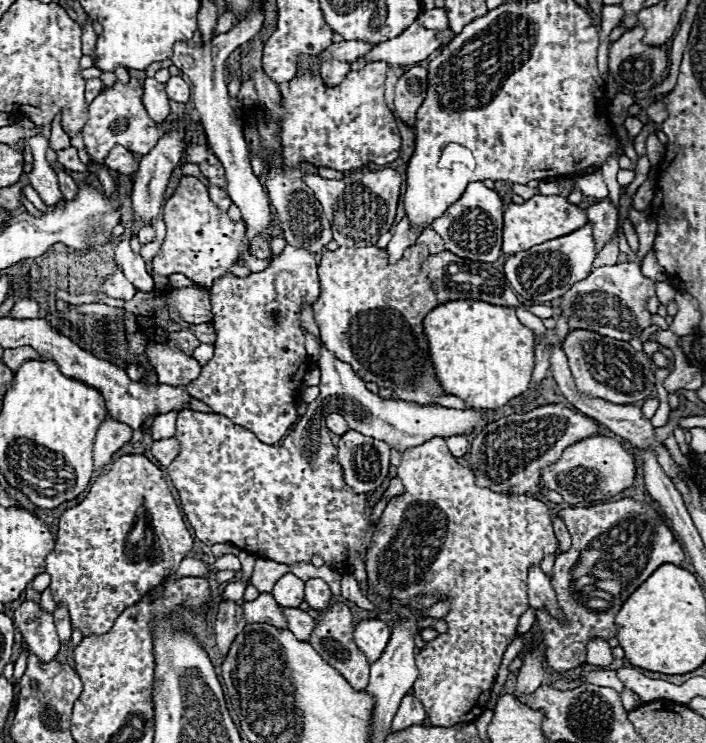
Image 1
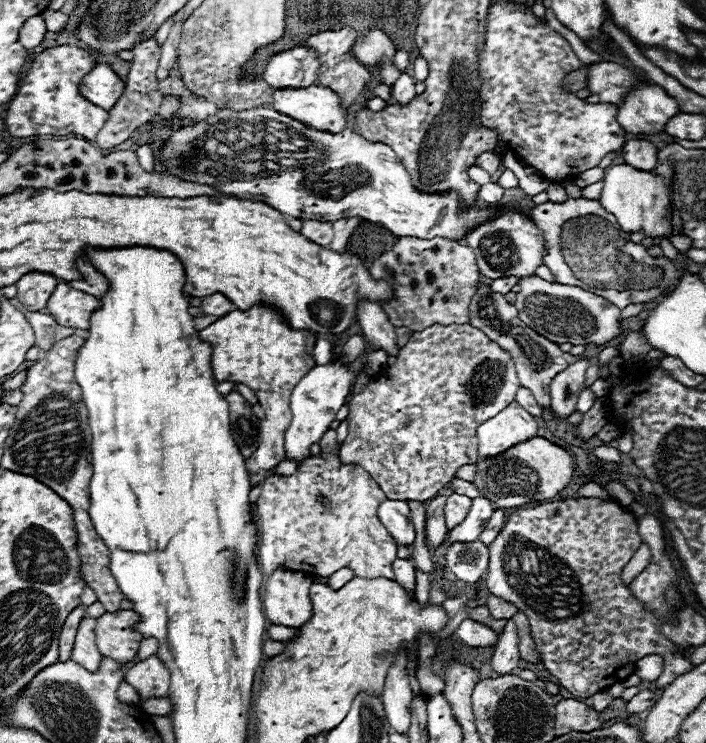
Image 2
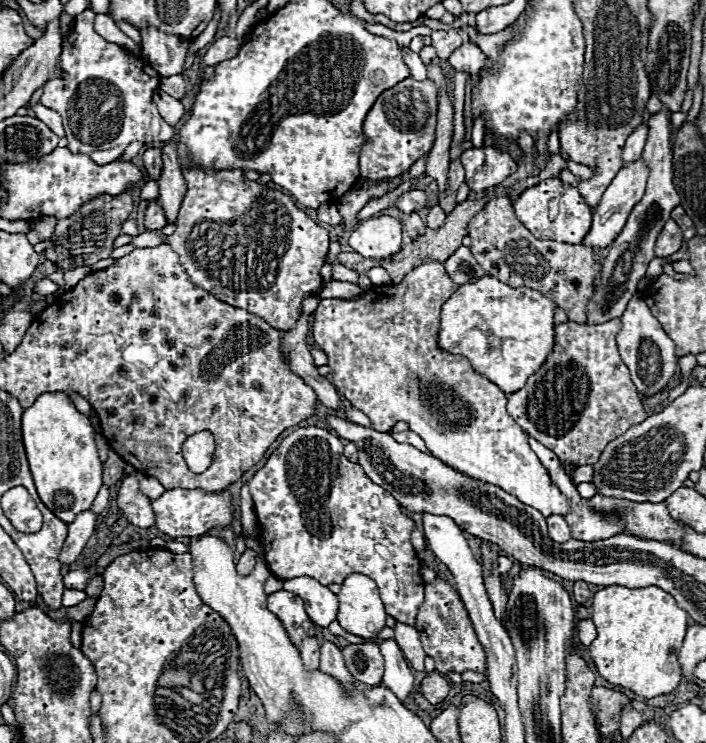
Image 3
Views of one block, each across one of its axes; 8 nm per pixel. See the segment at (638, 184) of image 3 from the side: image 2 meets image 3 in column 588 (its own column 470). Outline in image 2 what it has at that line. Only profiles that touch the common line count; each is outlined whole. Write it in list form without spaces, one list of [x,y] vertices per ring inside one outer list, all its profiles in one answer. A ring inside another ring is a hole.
[[[510,202],[504,206],[506,212],[502,212],[496,218],[488,218],[488,222],[482,222],[480,226],[476,226],[476,230],[470,230],[466,234],[466,244],[476,254],[480,274],[490,280],[502,276],[516,276],[516,278],[532,276],[536,272],[536,266],[542,264],[542,254],[544,254],[542,234],[532,224],[532,220],[528,220],[522,212],[514,210]]]

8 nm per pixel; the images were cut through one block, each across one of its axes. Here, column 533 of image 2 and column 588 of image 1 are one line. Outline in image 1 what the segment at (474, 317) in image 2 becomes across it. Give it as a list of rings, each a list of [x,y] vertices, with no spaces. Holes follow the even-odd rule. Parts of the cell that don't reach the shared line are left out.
[[[572,330],[562,342],[562,350],[568,356],[568,364],[580,392],[596,398],[606,398],[614,404],[636,404],[648,400],[648,396],[654,394],[654,370],[648,364],[646,354],[636,352],[628,342],[608,338],[592,330]]]

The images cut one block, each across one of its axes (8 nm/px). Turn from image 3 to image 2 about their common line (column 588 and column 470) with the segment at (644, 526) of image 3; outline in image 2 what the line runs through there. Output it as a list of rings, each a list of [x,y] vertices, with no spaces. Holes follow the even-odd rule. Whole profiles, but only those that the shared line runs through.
[[[462,494],[448,496],[448,500],[444,504],[444,518],[446,518],[448,530],[452,530],[452,526],[458,526],[466,518],[470,504],[472,504],[472,498],[468,498],[468,496],[462,496]]]

